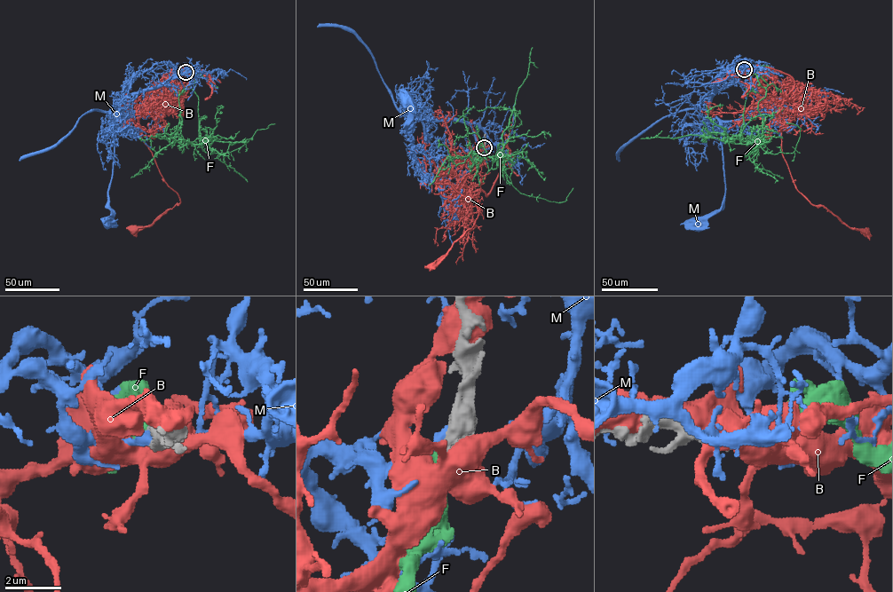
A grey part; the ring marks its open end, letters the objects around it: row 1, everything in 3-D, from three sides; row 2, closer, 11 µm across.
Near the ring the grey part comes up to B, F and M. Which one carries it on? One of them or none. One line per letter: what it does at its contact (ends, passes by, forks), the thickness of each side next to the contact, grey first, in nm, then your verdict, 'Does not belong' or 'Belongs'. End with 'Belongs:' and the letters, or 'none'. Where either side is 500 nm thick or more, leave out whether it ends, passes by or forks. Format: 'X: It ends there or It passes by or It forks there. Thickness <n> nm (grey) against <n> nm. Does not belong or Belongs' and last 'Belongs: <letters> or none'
B: Thickness 800 nm (grey) against 550 nm. Does not belong
F: Thickness 550 nm (grey) against 460 nm. Does not belong
M: Thickness 900 nm (grey) against 340 nm. Does not belong
Belongs: none

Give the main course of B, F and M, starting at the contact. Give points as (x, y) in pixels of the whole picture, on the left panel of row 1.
B: (186, 73), (162, 80), (159, 98), (146, 106), (138, 122), (160, 173), (180, 201), (150, 224), (134, 230)
F: (185, 73), (198, 97), (200, 144), (205, 144), (217, 135), (233, 138)
M: (186, 73), (179, 70), (156, 87), (130, 93), (111, 114), (115, 137), (108, 190), (113, 217), (107, 223)

